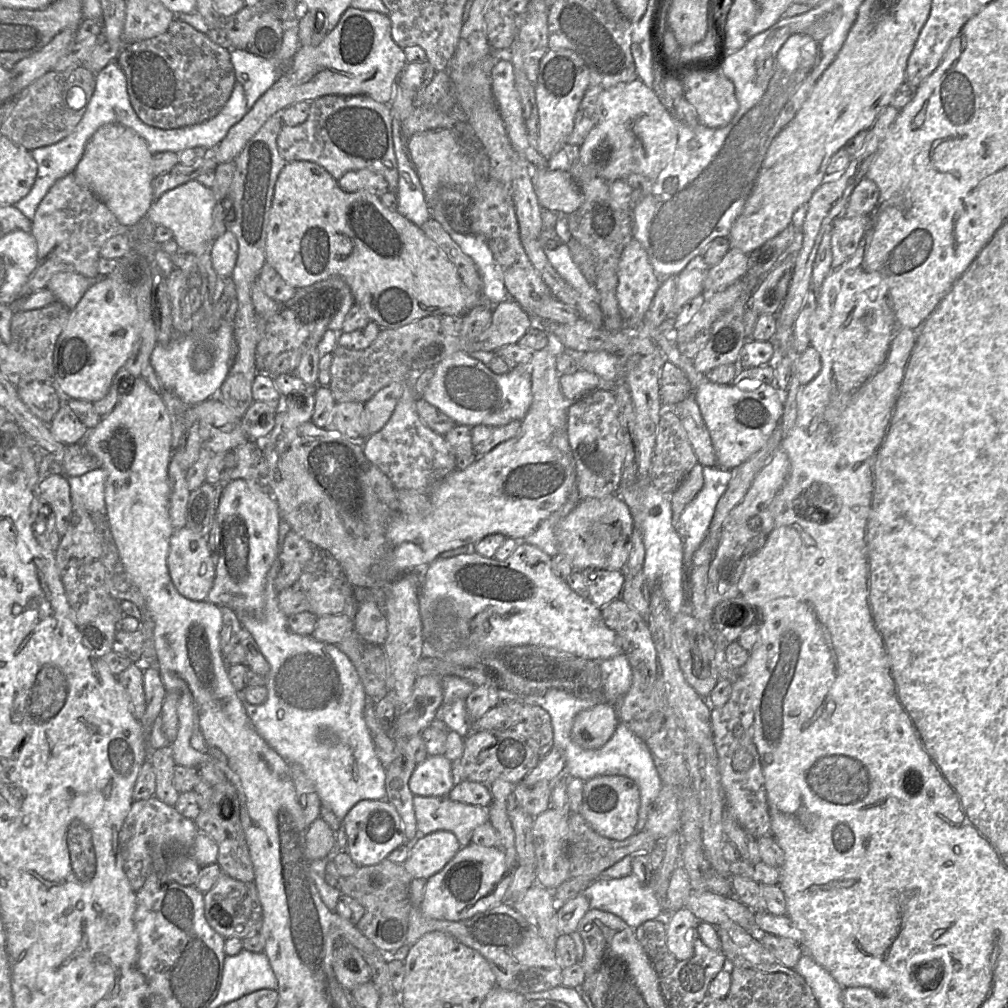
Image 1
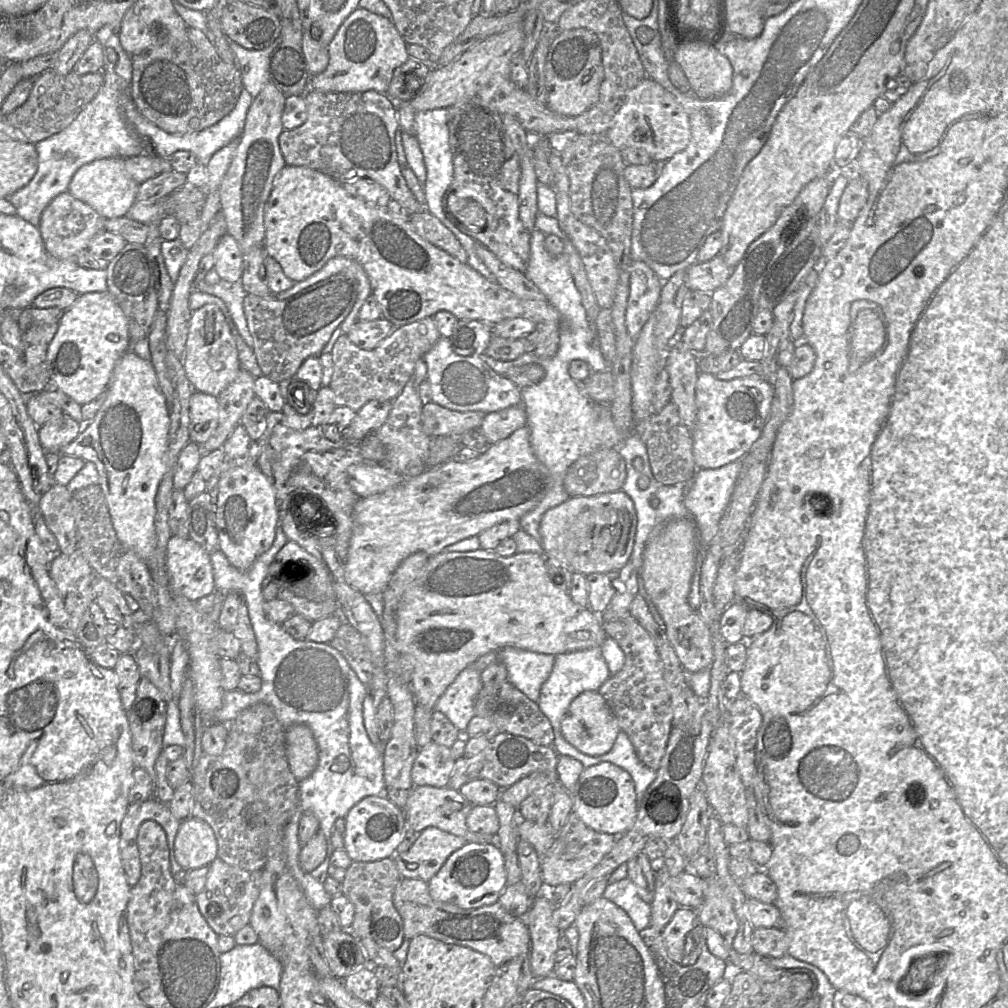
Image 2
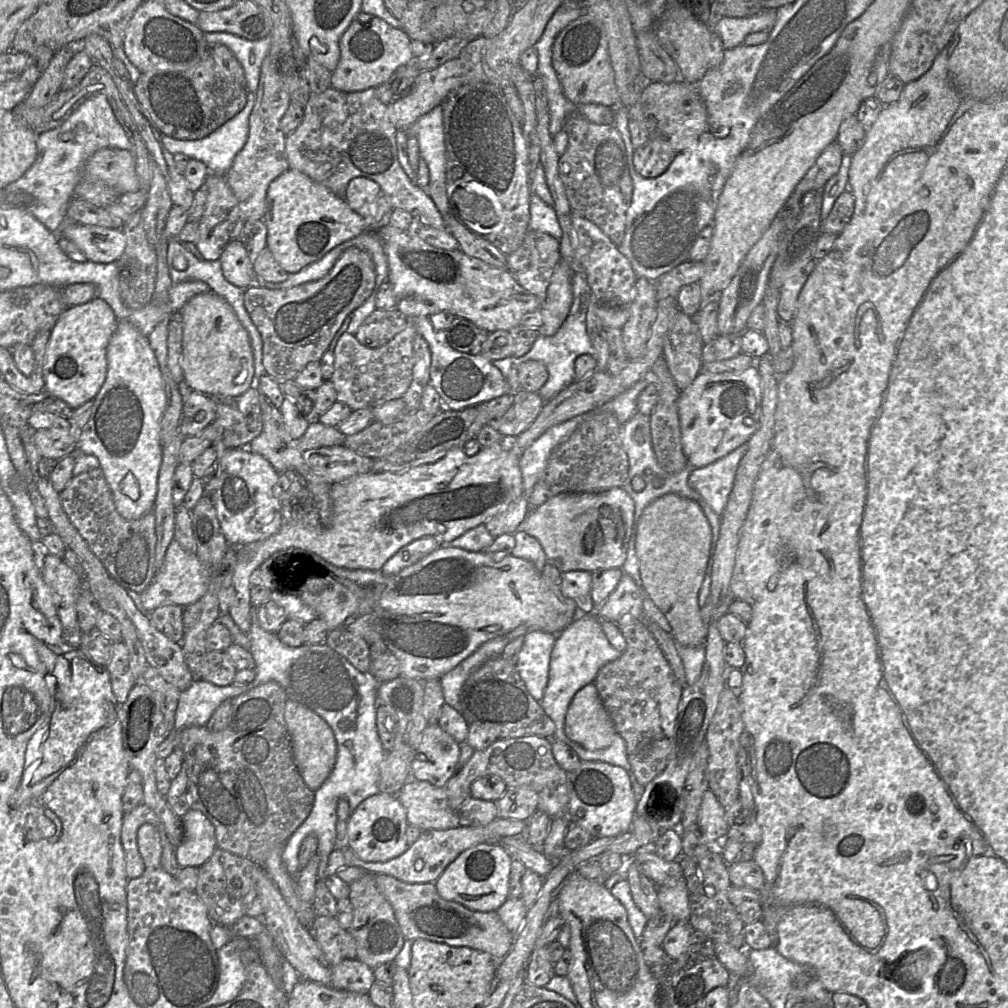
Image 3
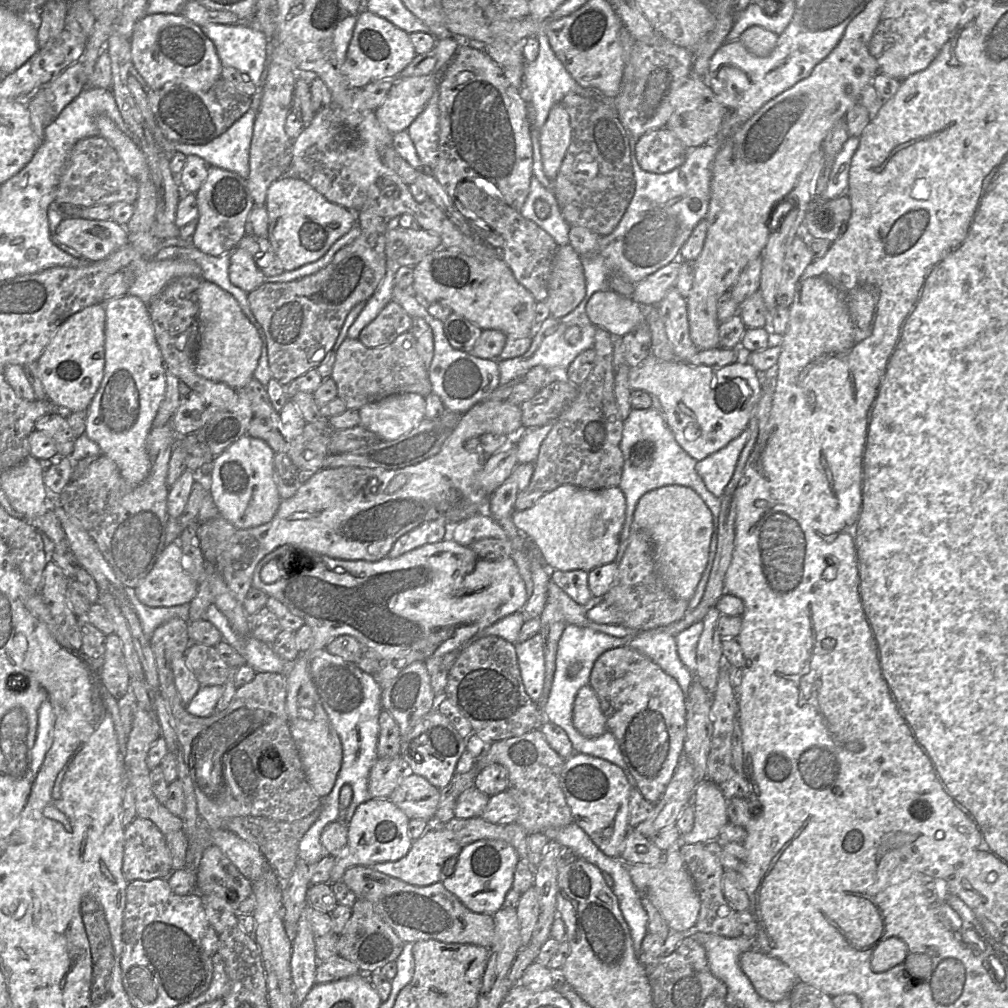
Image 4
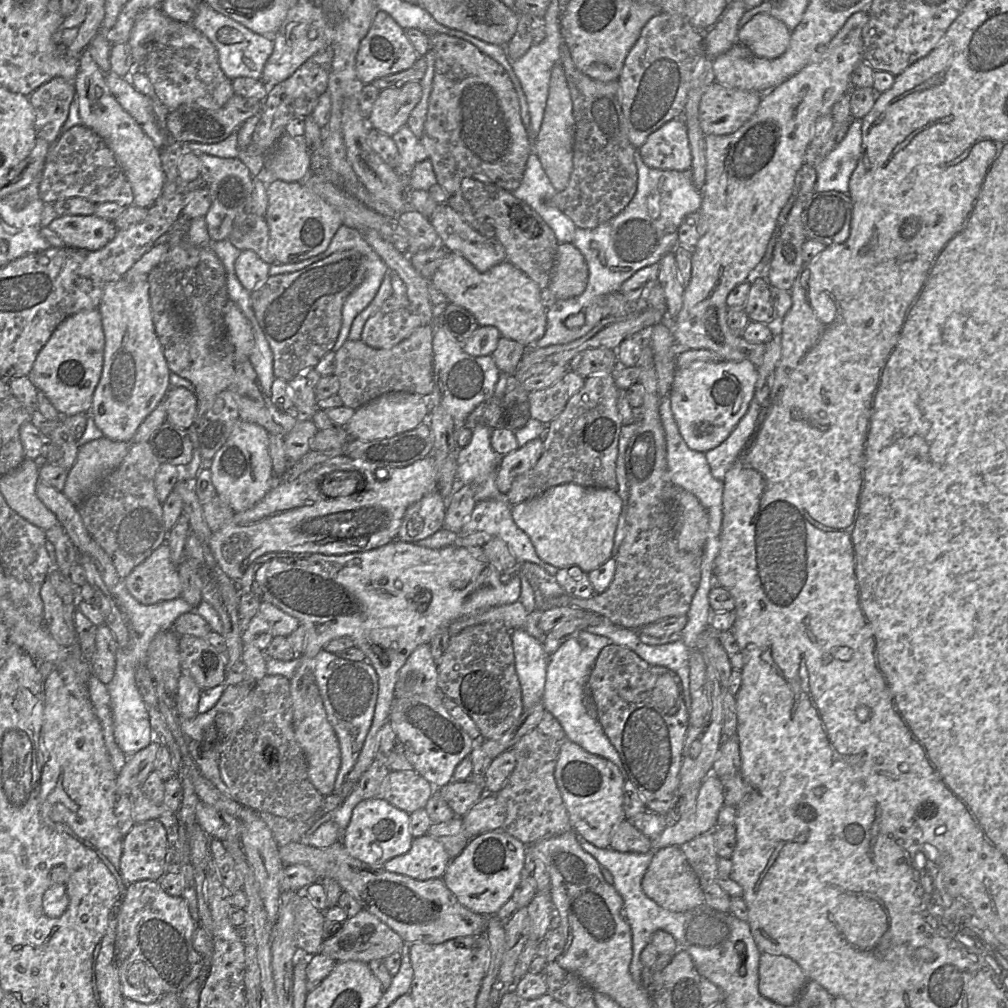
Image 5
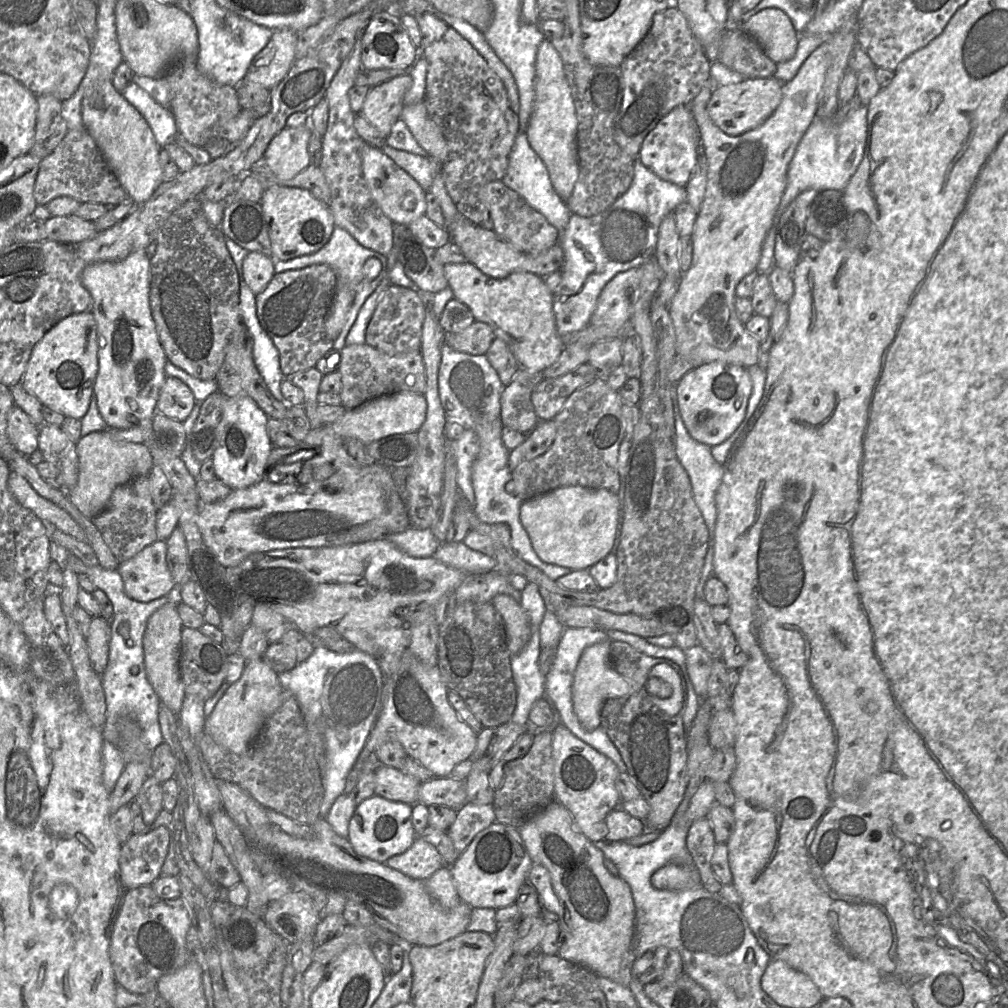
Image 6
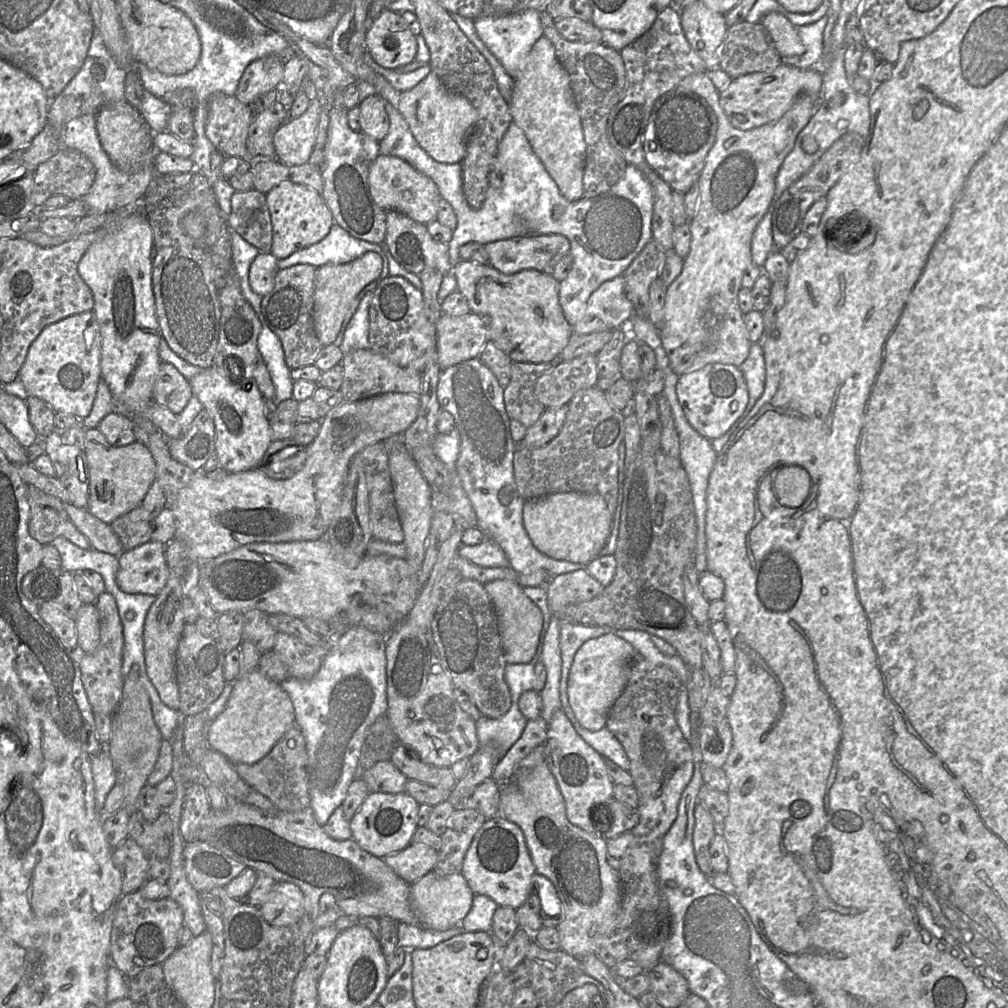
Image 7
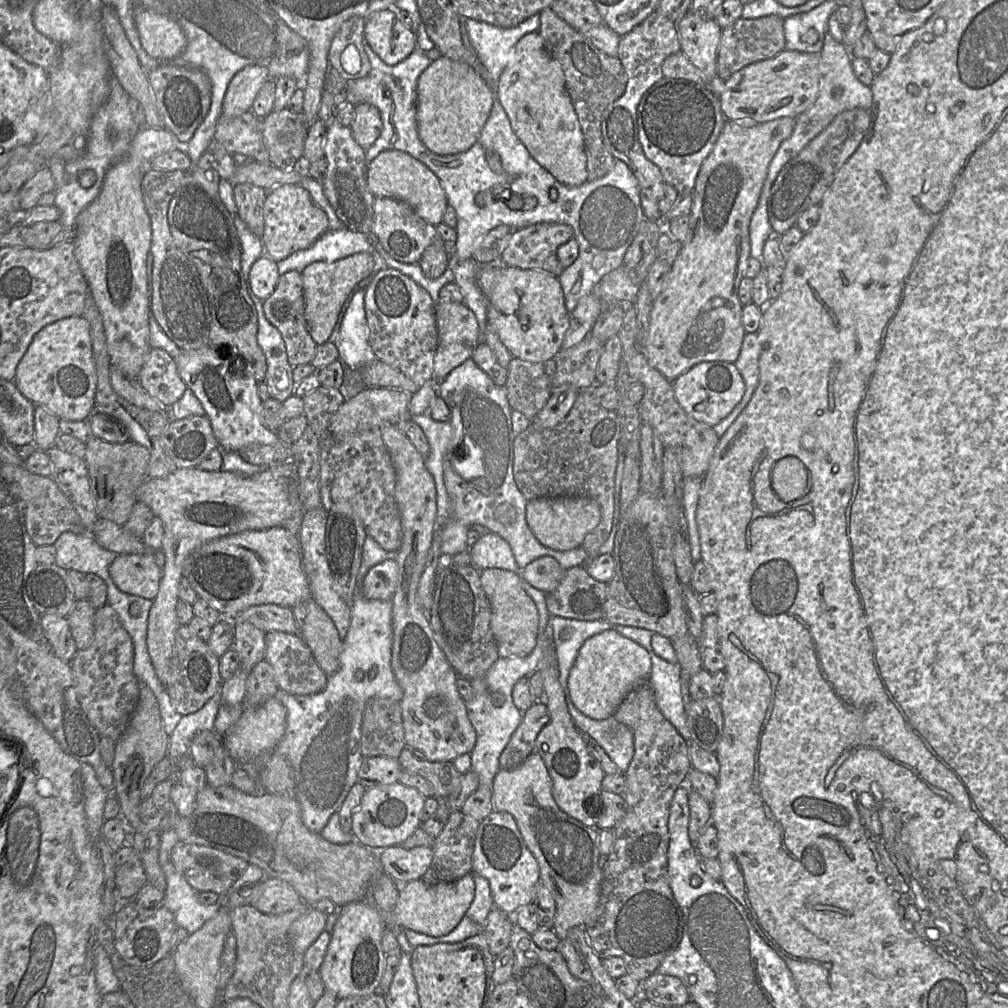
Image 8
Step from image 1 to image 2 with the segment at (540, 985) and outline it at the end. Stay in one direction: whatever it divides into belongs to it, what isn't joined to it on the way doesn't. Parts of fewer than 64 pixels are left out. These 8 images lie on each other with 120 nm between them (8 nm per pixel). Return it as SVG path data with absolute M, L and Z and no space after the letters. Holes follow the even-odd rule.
M402 878L395 888L393 903L402 918L407 940L425 935L448 944L468 947L486 955L497 968L530 951L531 938L525 918L510 915L499 902L476 909L462 909L451 903L435 901L430 896L426 881Z

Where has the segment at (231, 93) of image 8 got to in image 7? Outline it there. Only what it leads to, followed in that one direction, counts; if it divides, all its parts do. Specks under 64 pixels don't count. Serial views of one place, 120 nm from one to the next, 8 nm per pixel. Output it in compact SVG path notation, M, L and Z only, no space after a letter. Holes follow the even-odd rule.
M268 55L252 61L244 70L235 97L249 105L259 96L282 87L284 60Z

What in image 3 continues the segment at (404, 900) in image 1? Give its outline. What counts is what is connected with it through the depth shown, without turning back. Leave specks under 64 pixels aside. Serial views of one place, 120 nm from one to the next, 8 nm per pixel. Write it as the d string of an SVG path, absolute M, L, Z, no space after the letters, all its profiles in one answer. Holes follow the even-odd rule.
M365 872L362 877L350 883L349 888L348 899L353 907L353 919L348 931L356 942L357 959L372 969L381 964L394 963L405 938L392 906L376 885L375 874Z

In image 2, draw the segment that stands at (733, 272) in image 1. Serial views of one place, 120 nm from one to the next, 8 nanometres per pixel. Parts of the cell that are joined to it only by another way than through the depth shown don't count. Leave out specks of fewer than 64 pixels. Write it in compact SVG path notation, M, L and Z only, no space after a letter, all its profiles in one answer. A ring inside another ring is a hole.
M718 255L708 262L696 262L689 266L685 270L685 284L690 290L711 294L727 281L732 270Z

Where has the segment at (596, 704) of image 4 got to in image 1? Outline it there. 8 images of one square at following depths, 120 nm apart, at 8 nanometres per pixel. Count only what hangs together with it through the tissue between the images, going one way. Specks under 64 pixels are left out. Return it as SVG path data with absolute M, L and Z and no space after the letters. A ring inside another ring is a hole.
M606 701L600 702L577 714L572 739L584 749L600 749L614 735L619 722L615 706Z

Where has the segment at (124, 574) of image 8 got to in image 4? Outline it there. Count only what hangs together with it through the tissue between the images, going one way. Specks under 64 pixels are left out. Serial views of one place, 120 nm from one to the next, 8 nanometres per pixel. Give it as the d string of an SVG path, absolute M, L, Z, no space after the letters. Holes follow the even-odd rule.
M178 542L166 545L149 574L135 588L137 598L149 607L190 604L198 584L188 573Z

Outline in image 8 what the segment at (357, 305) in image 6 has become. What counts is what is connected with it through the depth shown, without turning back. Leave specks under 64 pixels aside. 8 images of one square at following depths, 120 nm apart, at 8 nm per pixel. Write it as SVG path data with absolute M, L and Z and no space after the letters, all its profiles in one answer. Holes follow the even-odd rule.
M343 227L339 230L327 231L309 248L297 251L284 260L277 262L280 275L295 270L300 273L314 262L335 262L349 256L368 253L373 257L374 268L371 274L358 283L353 289L366 289L374 276L387 268L380 254L372 246L367 234L358 233Z

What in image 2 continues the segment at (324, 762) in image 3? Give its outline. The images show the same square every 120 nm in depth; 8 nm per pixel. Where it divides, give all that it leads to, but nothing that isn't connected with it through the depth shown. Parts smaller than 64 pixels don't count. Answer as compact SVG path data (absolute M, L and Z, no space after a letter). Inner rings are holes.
M294 724L285 730L286 752L290 770L298 782L308 778L318 764L318 747L312 730L305 724Z

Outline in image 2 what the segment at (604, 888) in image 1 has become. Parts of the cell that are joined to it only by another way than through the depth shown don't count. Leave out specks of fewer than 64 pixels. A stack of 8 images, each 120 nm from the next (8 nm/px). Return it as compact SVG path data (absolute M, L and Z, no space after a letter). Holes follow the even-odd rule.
M629 878L608 883L602 897L622 908L638 932L650 926L651 904L641 899Z

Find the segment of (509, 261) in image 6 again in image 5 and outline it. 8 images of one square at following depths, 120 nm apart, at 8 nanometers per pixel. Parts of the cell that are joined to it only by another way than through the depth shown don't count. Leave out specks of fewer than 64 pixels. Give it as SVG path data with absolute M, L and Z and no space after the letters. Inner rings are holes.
M447 203L438 204L429 221L440 237L440 245L464 257L478 271L486 272L506 261L505 249L496 238L482 236Z

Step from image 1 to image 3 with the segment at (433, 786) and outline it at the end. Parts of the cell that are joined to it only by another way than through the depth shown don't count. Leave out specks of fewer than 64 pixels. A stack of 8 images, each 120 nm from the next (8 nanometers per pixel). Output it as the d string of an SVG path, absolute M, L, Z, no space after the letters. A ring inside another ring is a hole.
M437 723L428 724L411 762L411 774L419 781L444 787L455 773L460 755L460 744Z

